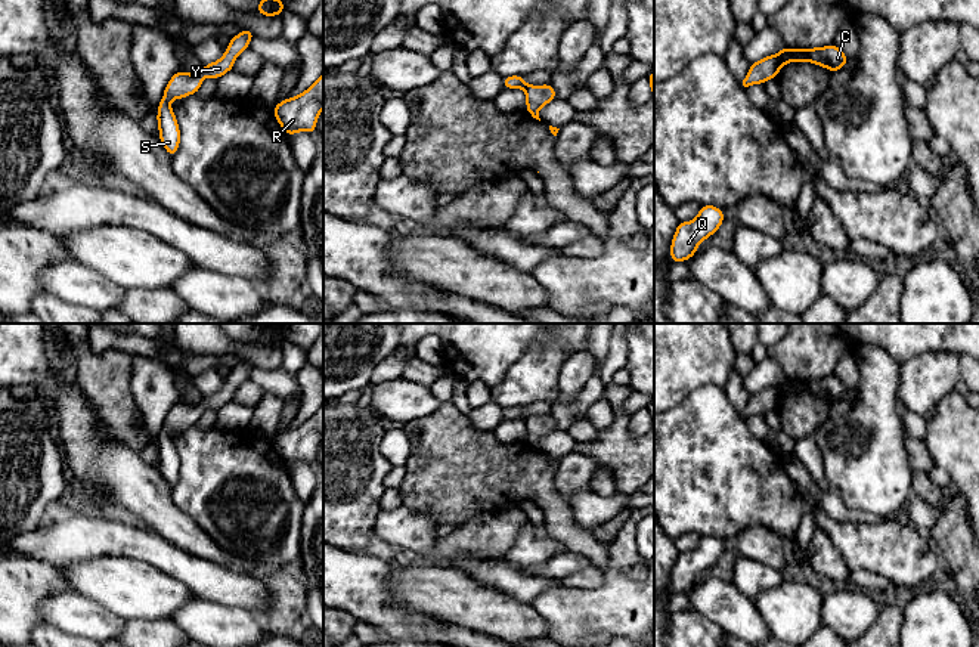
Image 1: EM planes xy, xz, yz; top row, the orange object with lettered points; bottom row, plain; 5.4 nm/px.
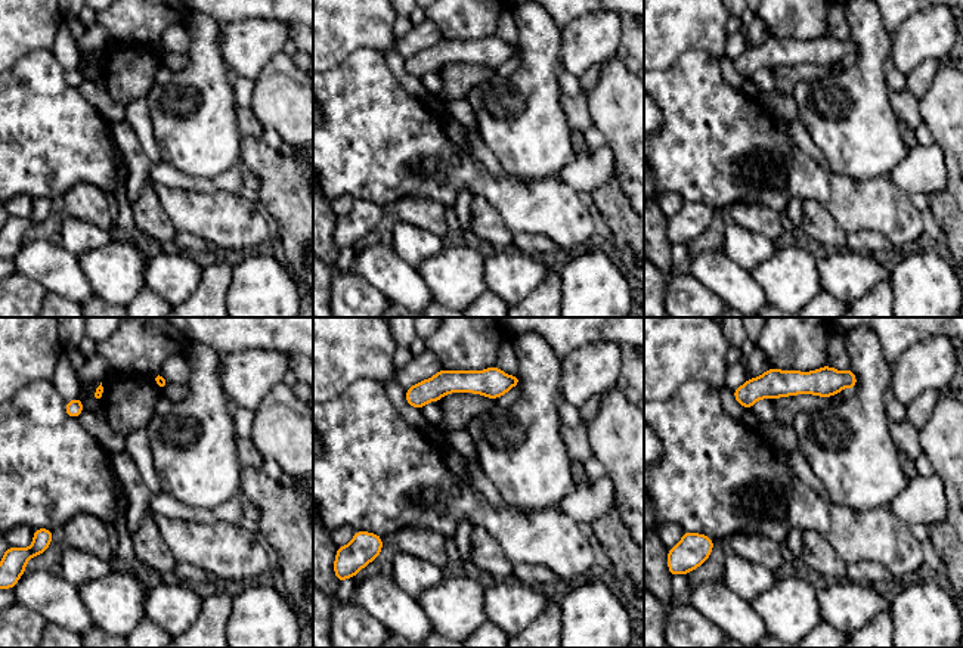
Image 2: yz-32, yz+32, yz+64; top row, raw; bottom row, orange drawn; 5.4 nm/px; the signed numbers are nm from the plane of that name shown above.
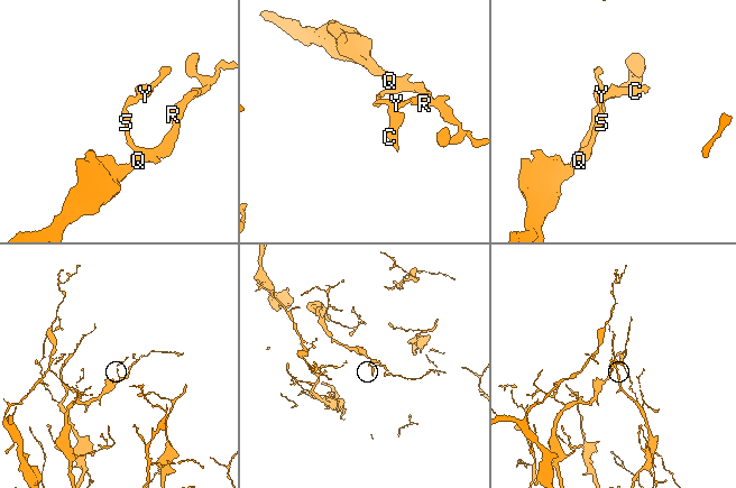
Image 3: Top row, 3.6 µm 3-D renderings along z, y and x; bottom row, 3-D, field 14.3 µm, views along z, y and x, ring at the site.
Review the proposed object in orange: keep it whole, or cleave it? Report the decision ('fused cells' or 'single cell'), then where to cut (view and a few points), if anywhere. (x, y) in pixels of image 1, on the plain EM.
single cell; no cut

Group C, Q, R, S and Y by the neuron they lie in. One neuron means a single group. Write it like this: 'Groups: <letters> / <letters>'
Groups: C Q R S Y

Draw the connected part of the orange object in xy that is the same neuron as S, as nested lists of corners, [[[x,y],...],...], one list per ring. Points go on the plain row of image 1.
[[[242,360],[238,366],[230,369],[224,386],[213,393],[204,396],[199,405],[189,405],[177,402],[165,417],[164,427],[158,436],[158,461],[159,473],[173,489],[180,476],[180,461],[177,449],[170,437],[173,430],[183,430],[189,425],[196,425],[205,408],[220,409],[227,402],[233,400],[235,390],[239,384],[250,378],[250,372],[255,365],[250,360]]]

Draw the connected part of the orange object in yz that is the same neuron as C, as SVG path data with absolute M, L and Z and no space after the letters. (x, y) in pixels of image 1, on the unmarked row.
M834 374L814 380L789 380L784 377L781 383L753 393L746 409L738 415L743 421L752 415L763 415L765 412L775 409L783 396L802 391L824 397L833 403L840 402L851 390Z

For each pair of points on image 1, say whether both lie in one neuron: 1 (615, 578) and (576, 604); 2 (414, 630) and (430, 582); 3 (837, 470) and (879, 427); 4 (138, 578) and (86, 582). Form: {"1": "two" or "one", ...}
{"1": "one", "2": "two", "3": "one", "4": "one"}

